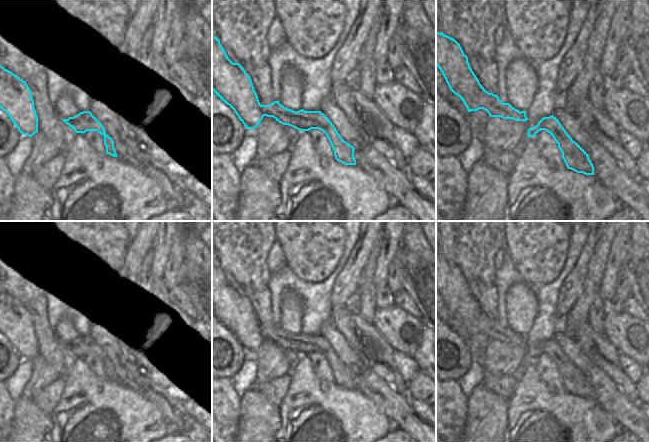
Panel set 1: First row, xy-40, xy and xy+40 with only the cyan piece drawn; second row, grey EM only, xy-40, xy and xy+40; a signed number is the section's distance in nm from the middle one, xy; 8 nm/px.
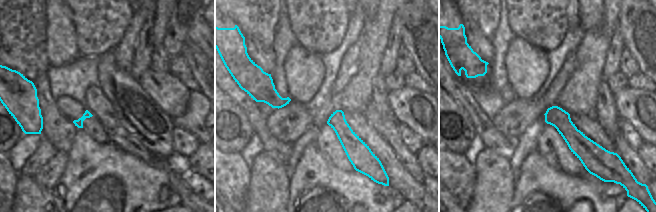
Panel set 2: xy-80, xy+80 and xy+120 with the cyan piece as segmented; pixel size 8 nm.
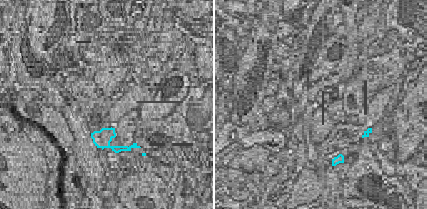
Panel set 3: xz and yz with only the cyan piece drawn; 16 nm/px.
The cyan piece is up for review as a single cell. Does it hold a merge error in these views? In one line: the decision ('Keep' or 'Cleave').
Cleave.

